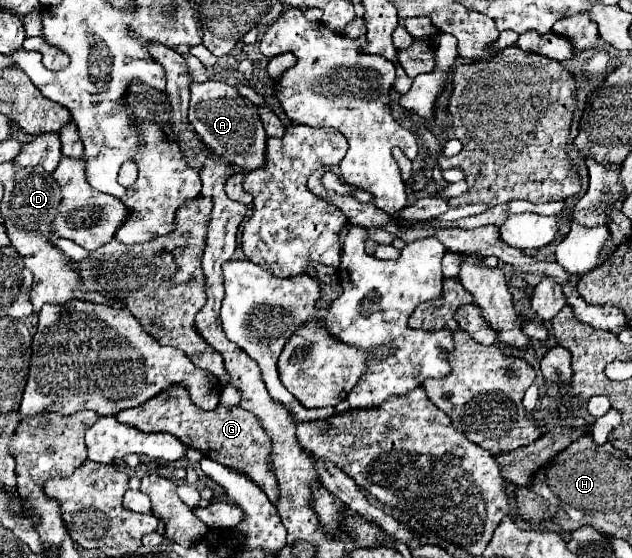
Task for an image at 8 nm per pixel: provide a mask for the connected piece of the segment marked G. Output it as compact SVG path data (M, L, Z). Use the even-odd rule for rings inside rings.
M171 385L171 389L165 389L159 397L151 397L151 401L145 401L139 407L123 409L117 419L147 433L165 431L175 435L183 445L201 451L211 461L223 463L225 467L249 477L261 487L273 505L279 501L279 485L275 481L275 471L271 469L271 437L267 437L251 411L245 411L243 407L225 407L221 403L213 411L205 411L191 401L183 385Z

